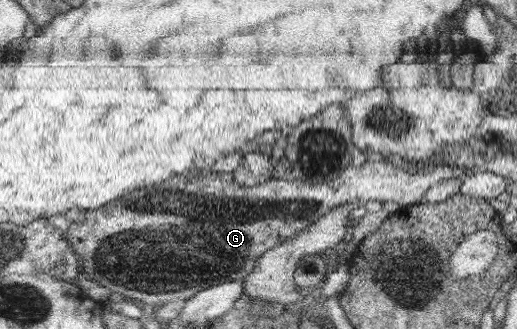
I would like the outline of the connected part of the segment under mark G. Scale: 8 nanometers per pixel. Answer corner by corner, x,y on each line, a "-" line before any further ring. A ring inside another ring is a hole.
383,159
373,164
351,164
351,168
347,168
331,182
272,179
249,188
239,184
234,173
212,172
208,167
206,170
197,169
175,175
163,184
133,192
127,200
127,212
135,216
107,212
109,204
106,204
97,210
85,212
84,216
74,216
74,221
64,232
67,233
67,241
78,254
83,275
104,286
106,291
118,292
134,302
139,300
146,307
155,308
173,300
186,301
198,292
218,284
245,281
265,252
293,238
298,232
329,214
333,208
347,205
355,199
363,203
379,201
382,204
392,201
399,206
411,205
418,203
430,187
449,178
462,179
467,174
468,171
463,167
457,169
445,163
431,164
428,168
399,168
395,182
393,161

